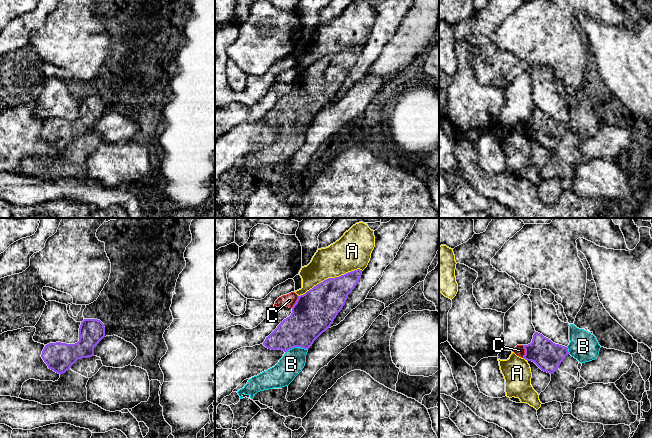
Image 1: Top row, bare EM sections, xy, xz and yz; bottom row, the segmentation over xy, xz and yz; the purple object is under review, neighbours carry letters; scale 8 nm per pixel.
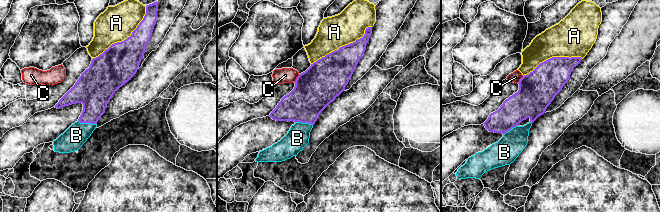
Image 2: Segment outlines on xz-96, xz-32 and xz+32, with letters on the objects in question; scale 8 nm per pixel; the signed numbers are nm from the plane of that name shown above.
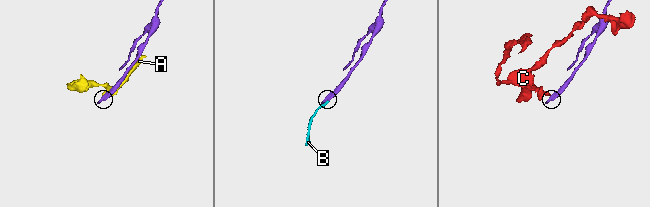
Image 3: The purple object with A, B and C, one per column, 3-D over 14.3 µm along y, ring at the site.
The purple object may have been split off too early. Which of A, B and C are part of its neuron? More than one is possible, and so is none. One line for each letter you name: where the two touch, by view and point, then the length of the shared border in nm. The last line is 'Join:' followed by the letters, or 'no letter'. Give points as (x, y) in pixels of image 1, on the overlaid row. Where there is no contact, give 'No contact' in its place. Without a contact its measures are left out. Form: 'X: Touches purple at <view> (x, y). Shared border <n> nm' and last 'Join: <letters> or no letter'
B: Touches purple at xz (296, 346). Shared border 190 nm
Join: B

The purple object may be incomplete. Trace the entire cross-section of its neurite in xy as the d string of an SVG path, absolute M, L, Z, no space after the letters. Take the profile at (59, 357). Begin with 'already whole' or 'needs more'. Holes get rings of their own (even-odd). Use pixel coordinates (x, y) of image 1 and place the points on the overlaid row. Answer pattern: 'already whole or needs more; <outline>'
already whole; M84 319L79 328L79 341L75 344L61 342L45 345L41 357L48 368L63 374L82 358L94 356L94 347L105 337L104 324L97 319Z

